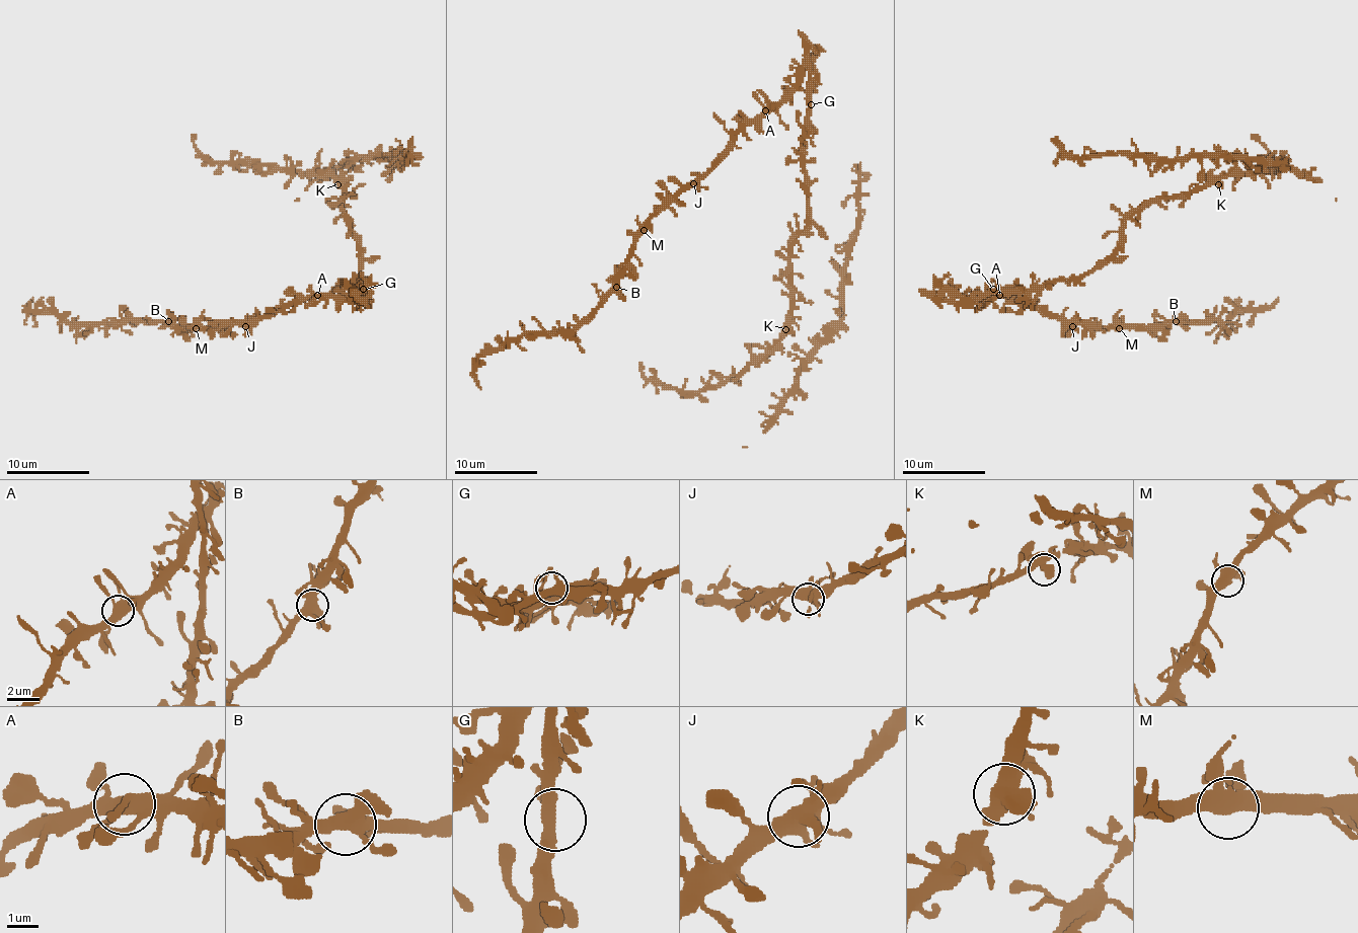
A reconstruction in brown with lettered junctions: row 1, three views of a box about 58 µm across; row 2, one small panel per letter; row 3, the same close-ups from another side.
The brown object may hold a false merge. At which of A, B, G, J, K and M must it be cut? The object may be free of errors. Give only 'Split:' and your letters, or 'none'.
Split: none

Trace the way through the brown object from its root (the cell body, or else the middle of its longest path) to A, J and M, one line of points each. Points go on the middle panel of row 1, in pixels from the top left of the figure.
A: (809, 106), (809, 66), (805, 76), (765, 110)
J: (809, 106), (809, 66), (805, 76), (777, 102), (771, 102), (757, 114), (737, 136), (735, 144), (693, 183)
M: (809, 106), (809, 66), (795, 86), (757, 114), (737, 136), (735, 144), (693, 185), (675, 196), (644, 230)

